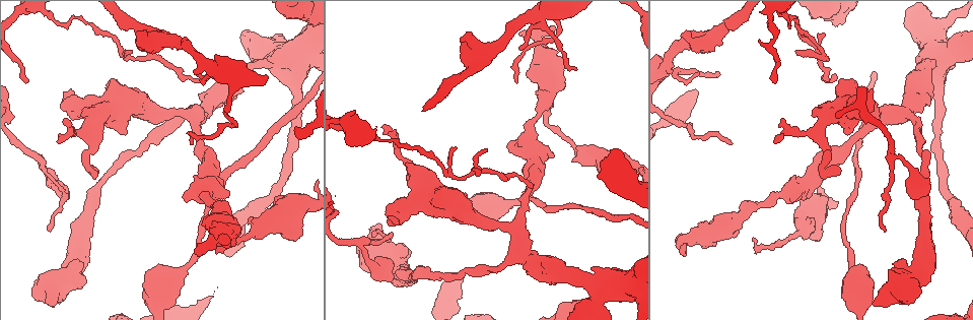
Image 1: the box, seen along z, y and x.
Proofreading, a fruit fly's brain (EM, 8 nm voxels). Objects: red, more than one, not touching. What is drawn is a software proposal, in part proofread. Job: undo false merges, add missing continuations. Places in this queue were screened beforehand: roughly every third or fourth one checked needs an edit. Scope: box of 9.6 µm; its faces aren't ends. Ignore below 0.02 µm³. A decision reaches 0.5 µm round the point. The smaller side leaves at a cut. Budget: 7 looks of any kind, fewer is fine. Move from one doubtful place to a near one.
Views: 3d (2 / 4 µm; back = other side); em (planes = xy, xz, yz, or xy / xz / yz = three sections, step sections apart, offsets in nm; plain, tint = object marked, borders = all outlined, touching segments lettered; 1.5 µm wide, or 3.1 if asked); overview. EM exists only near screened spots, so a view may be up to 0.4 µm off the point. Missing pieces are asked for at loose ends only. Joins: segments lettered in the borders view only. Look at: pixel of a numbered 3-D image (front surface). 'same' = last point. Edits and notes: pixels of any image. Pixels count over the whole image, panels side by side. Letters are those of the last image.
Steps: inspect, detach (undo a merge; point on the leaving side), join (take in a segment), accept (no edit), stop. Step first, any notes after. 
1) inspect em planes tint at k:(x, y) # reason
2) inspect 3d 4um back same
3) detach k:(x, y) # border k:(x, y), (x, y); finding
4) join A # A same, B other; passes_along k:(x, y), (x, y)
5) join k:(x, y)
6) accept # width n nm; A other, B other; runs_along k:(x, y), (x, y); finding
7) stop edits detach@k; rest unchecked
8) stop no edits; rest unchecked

inspect em planes borders at 1:(112, 78) # stops while still wide

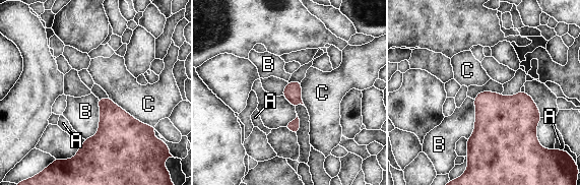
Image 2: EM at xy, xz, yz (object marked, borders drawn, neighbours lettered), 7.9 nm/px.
accept # A other, B other, C other; border 2:(108, 97), (139, 121), (154, 126); no lettered segment goes on from it

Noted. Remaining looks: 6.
inspect em xz step 4 tint at 1:(373, 236) # free end

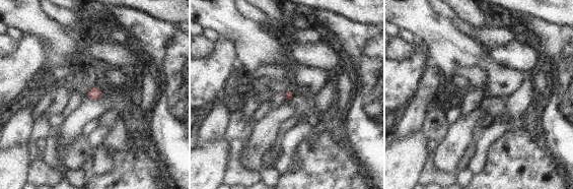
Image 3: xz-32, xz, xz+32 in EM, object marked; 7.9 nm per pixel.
inspect em planes tint same # another direction

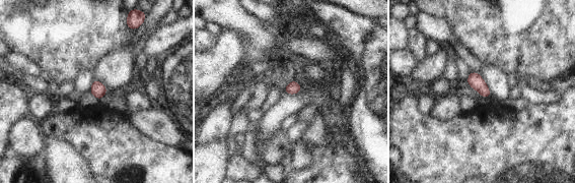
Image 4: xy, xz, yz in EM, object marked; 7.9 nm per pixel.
inspect em planes borders same

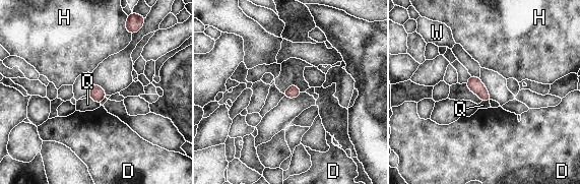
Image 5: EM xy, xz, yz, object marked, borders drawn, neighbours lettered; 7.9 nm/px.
accept # longest_contact Q 110 nm; D other, H other, Q other, W other; no lettered segment goes on from it

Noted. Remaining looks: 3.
inspect em planes tint at 1:(873, 303) # stops while still wide

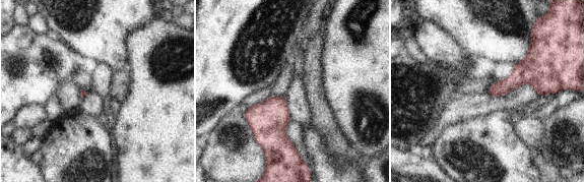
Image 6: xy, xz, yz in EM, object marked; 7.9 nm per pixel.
inspect em planes borders same # what lies round it

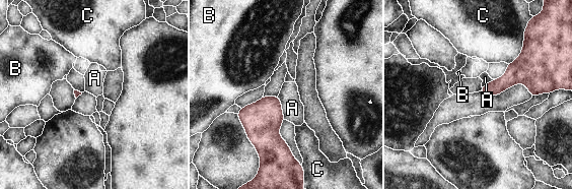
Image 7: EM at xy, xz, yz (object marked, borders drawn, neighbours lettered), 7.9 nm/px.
accept # A other, B other, C other; border 7:(278, 96), (285, 119); no lettered segment goes on from it

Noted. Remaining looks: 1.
stop no edits; rest unchecked

